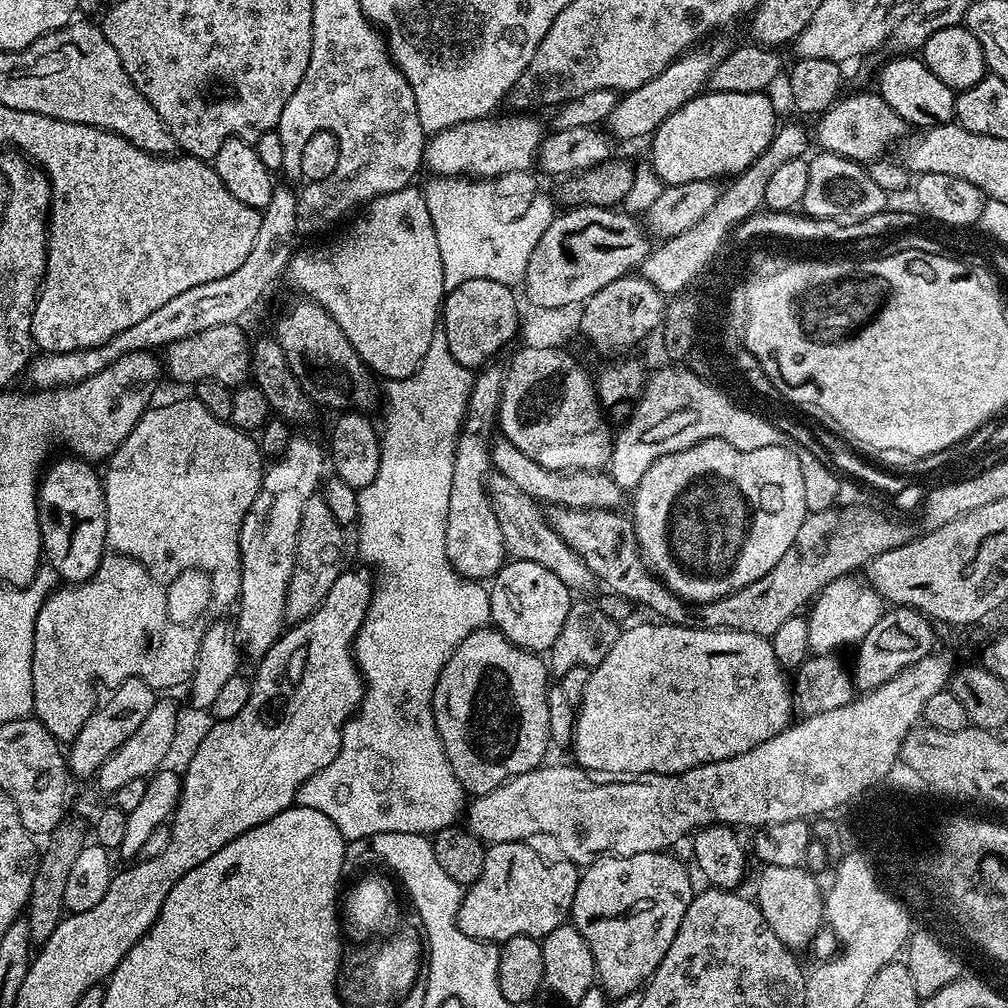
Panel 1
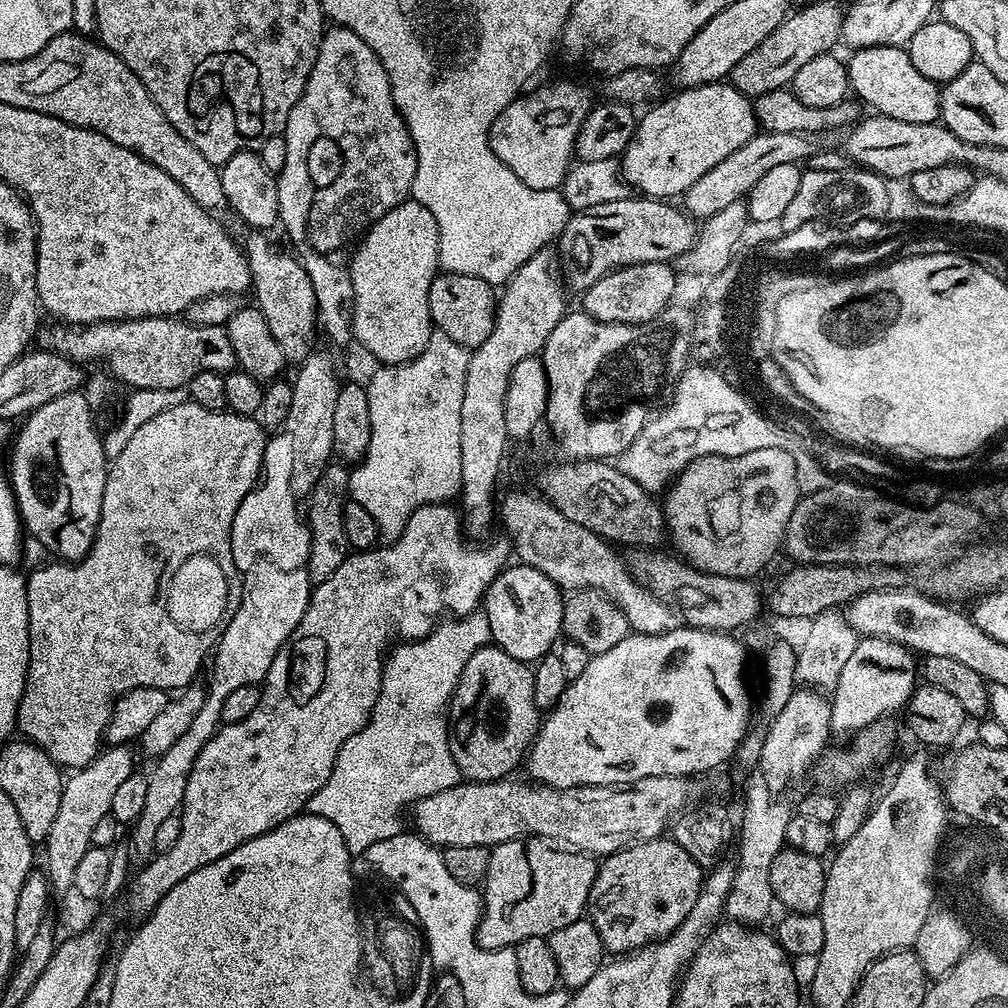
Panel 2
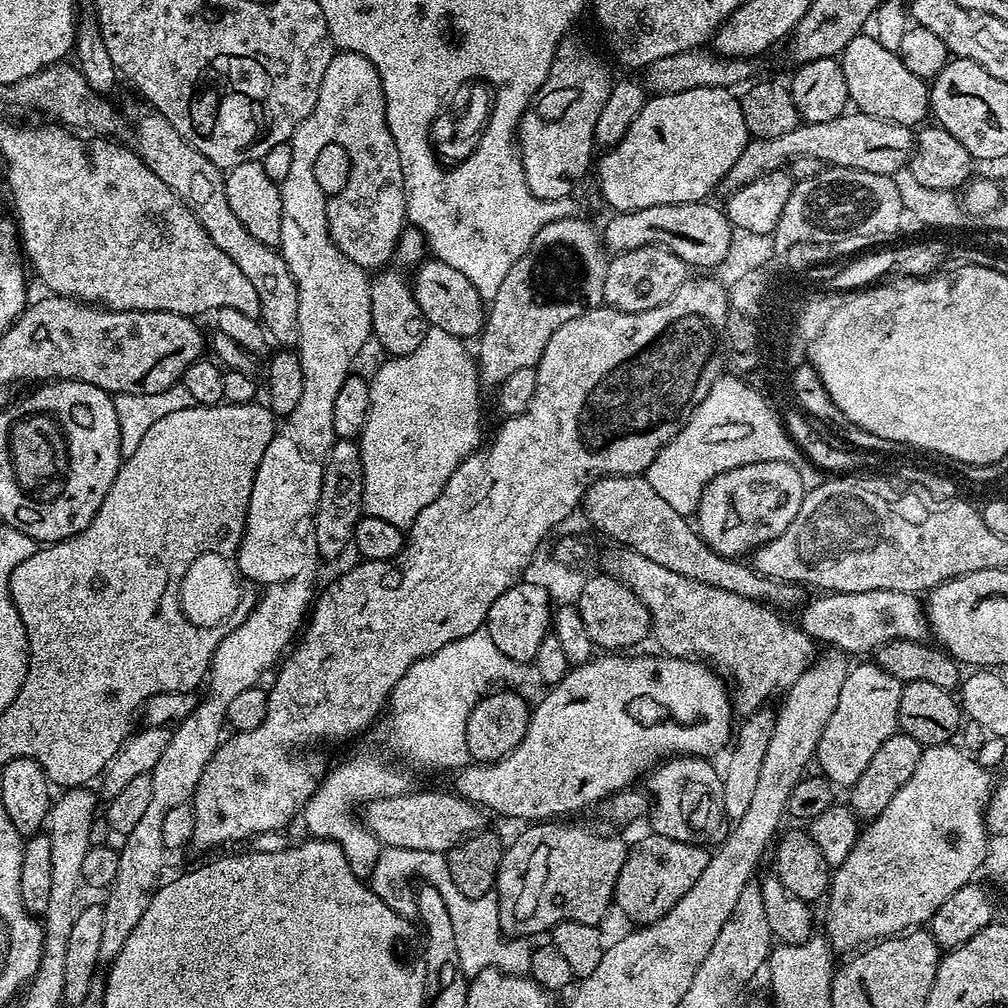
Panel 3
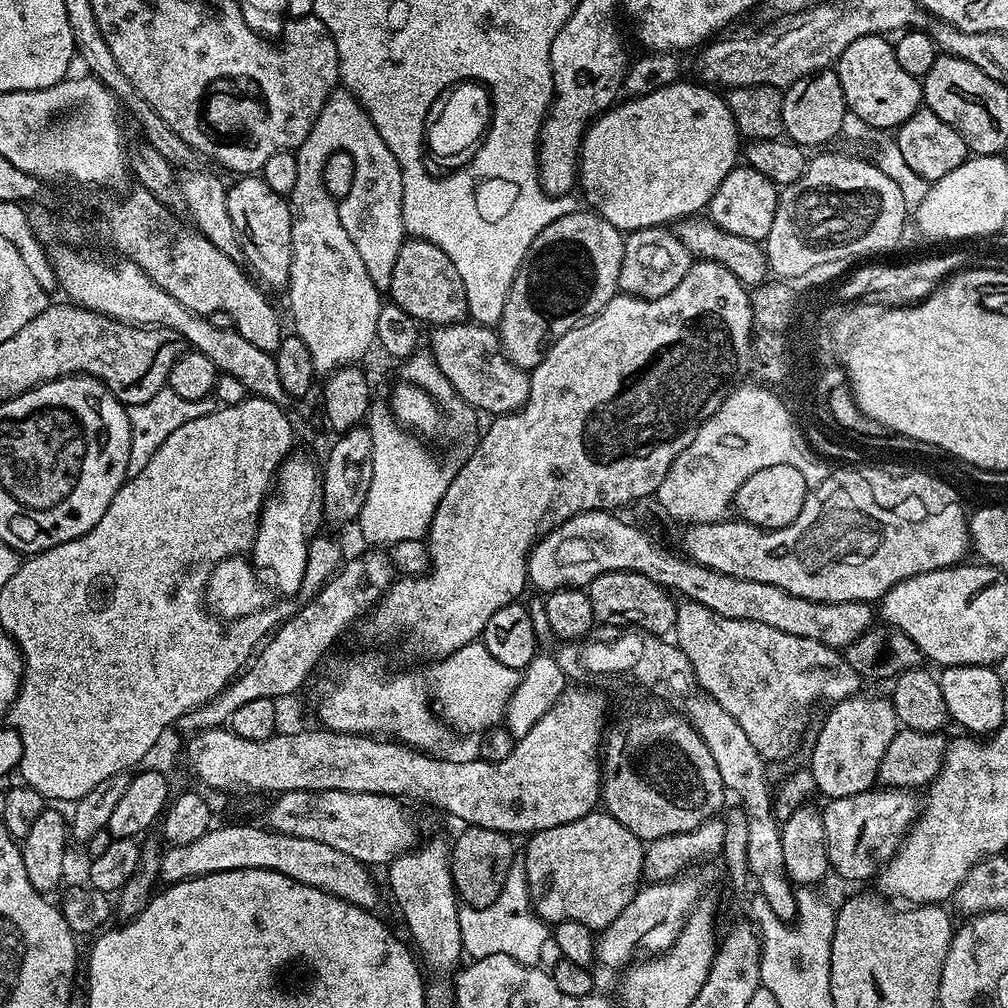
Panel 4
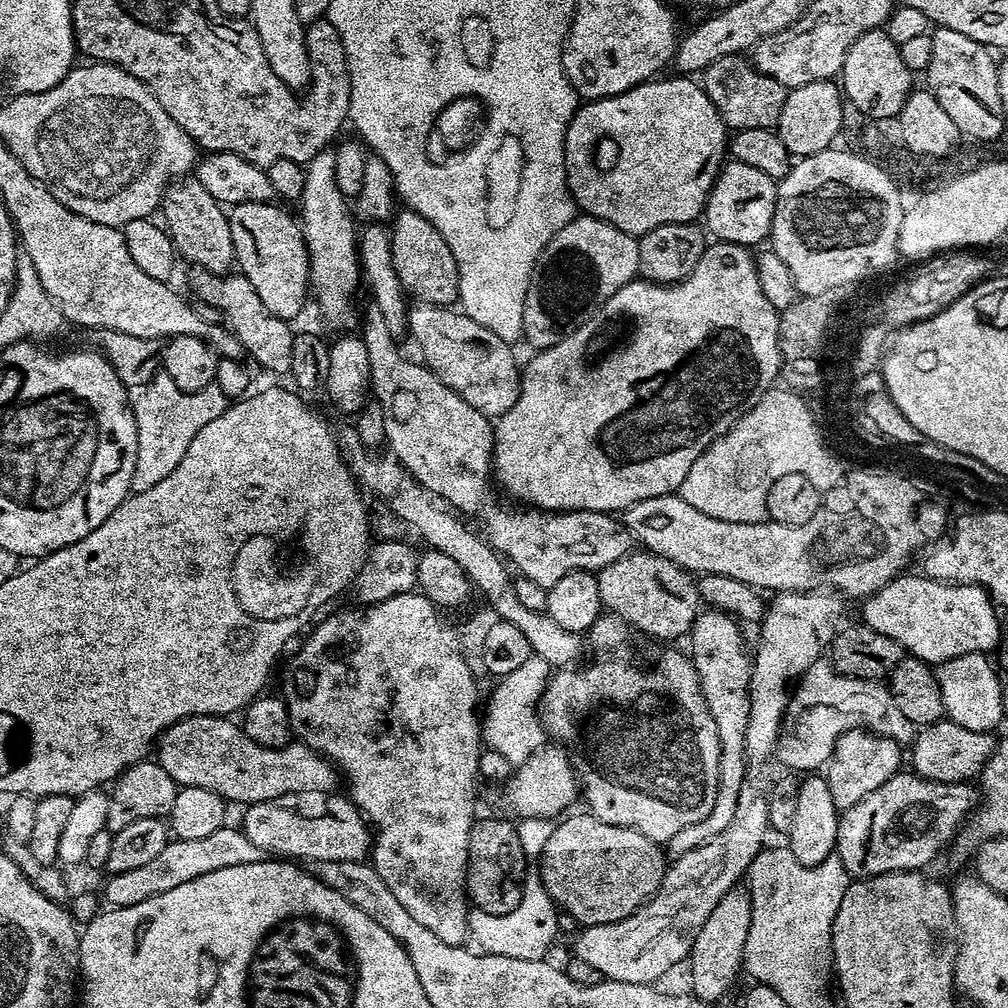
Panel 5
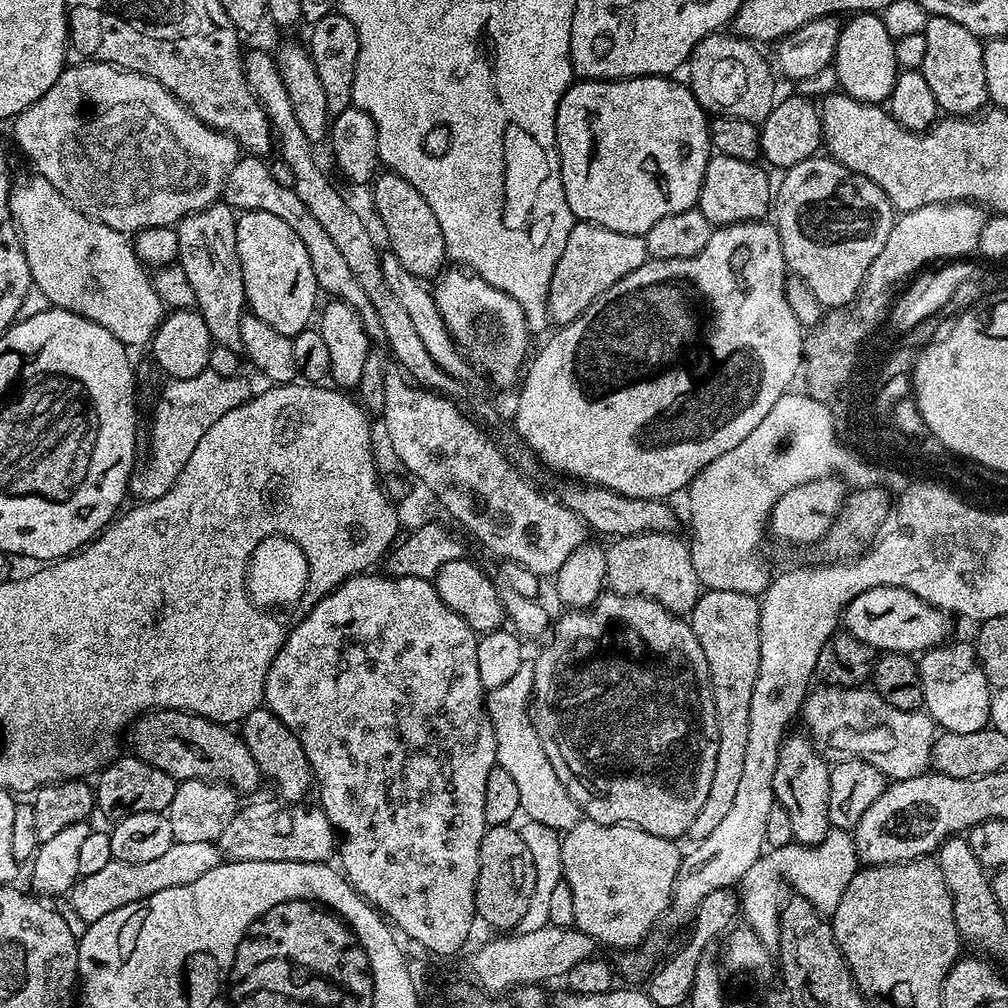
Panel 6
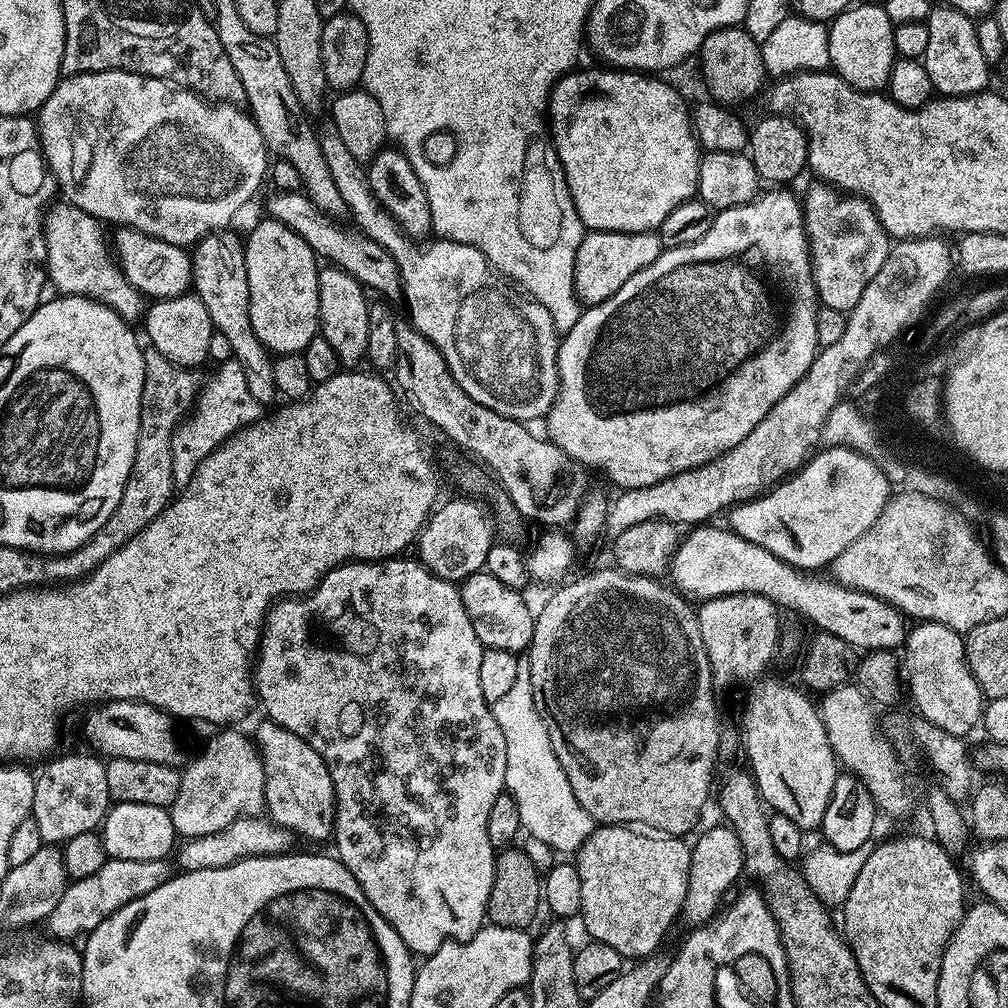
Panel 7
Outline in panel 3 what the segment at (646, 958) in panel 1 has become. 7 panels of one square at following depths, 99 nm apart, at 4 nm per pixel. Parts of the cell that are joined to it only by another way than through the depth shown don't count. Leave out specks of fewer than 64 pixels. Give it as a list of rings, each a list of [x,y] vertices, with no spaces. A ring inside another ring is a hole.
[[[655,834],[647,835],[642,837],[636,845],[634,843],[631,845],[626,862],[622,866],[622,872],[618,874],[614,897],[615,907],[617,909],[620,907],[636,926],[652,924],[665,916],[685,896],[690,890],[690,886],[694,886],[694,882],[698,882],[702,870],[706,870],[706,862],[710,855],[709,849],[704,844],[687,844],[686,842],[678,842],[674,838]]]

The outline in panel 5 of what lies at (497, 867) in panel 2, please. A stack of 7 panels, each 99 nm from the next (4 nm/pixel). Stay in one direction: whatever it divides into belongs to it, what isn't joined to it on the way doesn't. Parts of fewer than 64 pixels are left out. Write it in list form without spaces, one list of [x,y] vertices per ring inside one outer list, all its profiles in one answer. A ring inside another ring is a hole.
[[[591,814],[572,815],[565,815],[553,827],[538,857],[546,894],[563,915],[573,916],[580,926],[625,920],[659,890],[666,867],[665,849],[638,830],[607,824]]]

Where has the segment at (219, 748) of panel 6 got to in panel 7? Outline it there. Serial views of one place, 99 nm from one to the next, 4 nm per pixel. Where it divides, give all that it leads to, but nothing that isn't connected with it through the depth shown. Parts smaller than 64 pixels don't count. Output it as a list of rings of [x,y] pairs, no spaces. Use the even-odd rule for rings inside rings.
[[[110,700],[93,707],[84,724],[84,736],[101,757],[117,760],[134,758],[134,762],[158,762],[179,765],[180,740],[176,737],[177,721],[162,708],[143,704],[141,700]]]

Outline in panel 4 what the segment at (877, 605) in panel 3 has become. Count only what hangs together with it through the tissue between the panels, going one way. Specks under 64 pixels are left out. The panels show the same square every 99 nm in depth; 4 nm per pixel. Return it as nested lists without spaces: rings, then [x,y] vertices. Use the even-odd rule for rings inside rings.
[[[597,510],[595,512],[583,512],[578,514],[574,518],[570,518],[566,522],[562,522],[562,526],[558,526],[550,534],[541,536],[536,541],[536,545],[532,548],[531,554],[528,556],[528,579],[531,587],[541,588],[544,594],[556,592],[562,588],[572,588],[573,586],[587,586],[594,578],[598,578],[599,575],[604,575],[607,572],[640,572],[648,579],[652,579],[655,583],[661,585],[661,587],[667,590],[673,590],[675,593],[681,592],[681,597],[687,600],[697,600],[702,606],[706,606],[710,610],[714,610],[718,614],[722,614],[728,618],[734,618],[735,620],[749,620],[750,622],[762,622],[766,626],[774,626],[774,630],[782,630],[786,634],[794,634],[795,636],[801,636],[802,638],[814,638],[818,642],[822,642],[827,648],[835,648],[837,650],[843,650],[849,648],[852,643],[859,638],[859,636],[873,627],[874,620],[872,620],[872,612],[874,616],[874,608],[871,603],[868,602],[834,602],[833,604],[823,604],[822,602],[814,602],[813,600],[807,600],[806,598],[798,598],[794,594],[790,594],[786,590],[782,590],[778,586],[773,584],[767,584],[766,582],[750,582],[750,578],[734,578],[730,574],[722,574],[721,572],[715,572],[713,568],[707,568],[701,564],[695,564],[694,561],[685,558],[683,555],[675,556],[672,552],[667,552],[660,544],[655,544],[646,533],[640,528],[635,528],[632,524],[627,524],[624,520],[619,520],[619,515],[613,514],[608,510]]]

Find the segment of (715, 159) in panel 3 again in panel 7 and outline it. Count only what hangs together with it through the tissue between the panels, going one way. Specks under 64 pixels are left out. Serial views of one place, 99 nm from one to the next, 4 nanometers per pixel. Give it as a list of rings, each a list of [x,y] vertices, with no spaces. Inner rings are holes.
[[[603,67],[600,68],[588,68],[585,72],[573,70],[568,75],[561,76],[556,85],[552,87],[552,97],[548,100],[546,119],[550,125],[552,144],[556,147],[556,157],[560,160],[560,165],[564,171],[568,193],[578,210],[585,229],[598,232],[650,232],[659,229],[661,222],[679,204],[685,204],[687,200],[693,199],[698,192],[698,174],[700,173],[702,149],[696,133],[693,132],[693,117],[690,115],[689,105],[684,105],[683,98],[659,75],[631,70],[605,70]]]

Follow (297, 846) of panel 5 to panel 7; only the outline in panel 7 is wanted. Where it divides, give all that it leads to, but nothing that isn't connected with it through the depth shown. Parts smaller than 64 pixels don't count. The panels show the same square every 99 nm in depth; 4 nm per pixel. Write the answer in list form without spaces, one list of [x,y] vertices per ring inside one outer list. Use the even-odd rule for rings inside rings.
[[[245,814],[234,822],[230,822],[230,826],[214,834],[206,834],[193,840],[185,839],[178,848],[181,864],[179,867],[186,872],[207,868],[218,870],[222,866],[230,866],[239,860],[248,860],[252,856],[282,856],[293,851],[292,840],[294,840],[294,833],[289,828],[283,828],[281,824],[275,824],[267,815]]]

